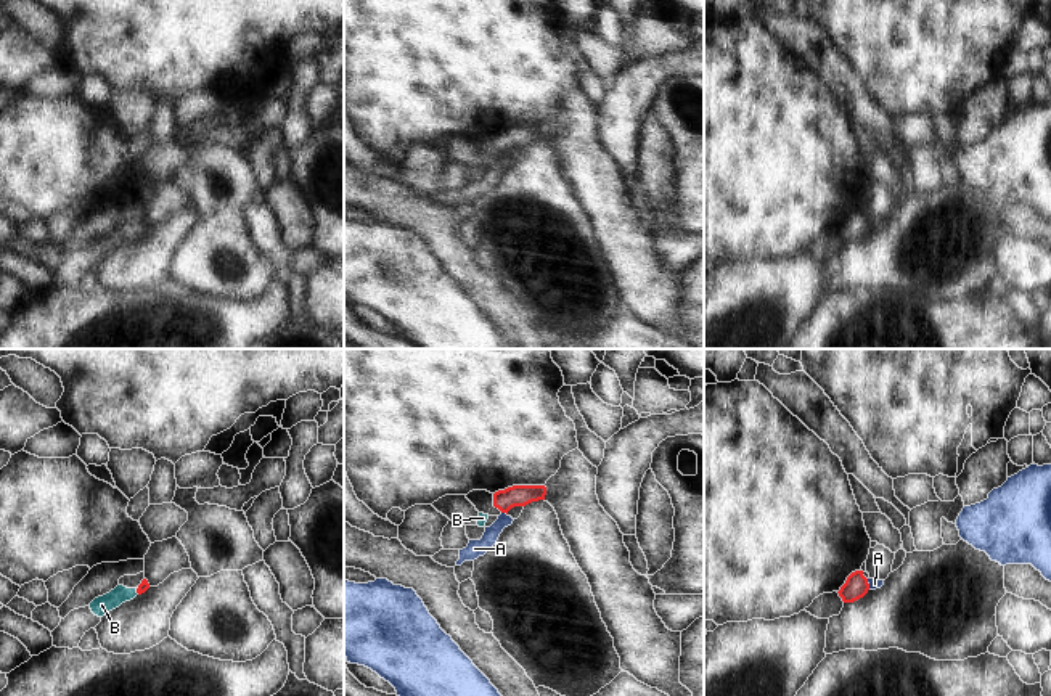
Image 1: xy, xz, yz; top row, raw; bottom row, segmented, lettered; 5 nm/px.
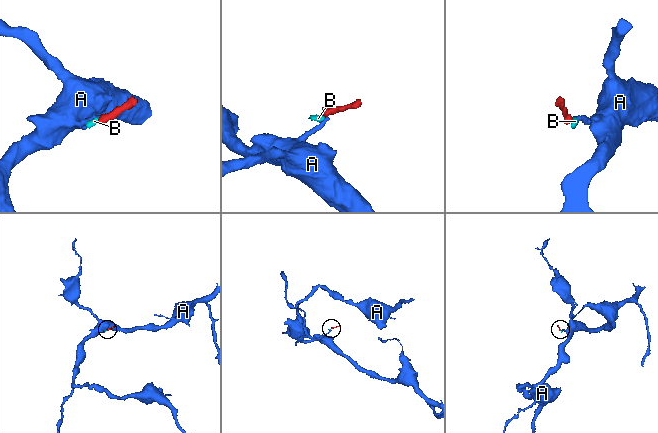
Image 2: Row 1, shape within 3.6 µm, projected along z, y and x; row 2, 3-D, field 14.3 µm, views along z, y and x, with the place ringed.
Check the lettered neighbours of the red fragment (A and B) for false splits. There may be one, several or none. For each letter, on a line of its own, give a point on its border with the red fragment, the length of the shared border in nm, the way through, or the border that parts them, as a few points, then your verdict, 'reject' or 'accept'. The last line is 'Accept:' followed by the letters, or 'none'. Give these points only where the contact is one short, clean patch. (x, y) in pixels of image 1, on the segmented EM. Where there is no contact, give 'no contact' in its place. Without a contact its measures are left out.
A: meets red in xz at (505, 511); contact 40 nm long; border along xz (502, 511), (507, 515); reject
B: meets red in xy at (137, 592); contact 40 nm long; runs through xy (143, 585), (137, 592), (121, 593), (102, 605); accept
Accept: B

